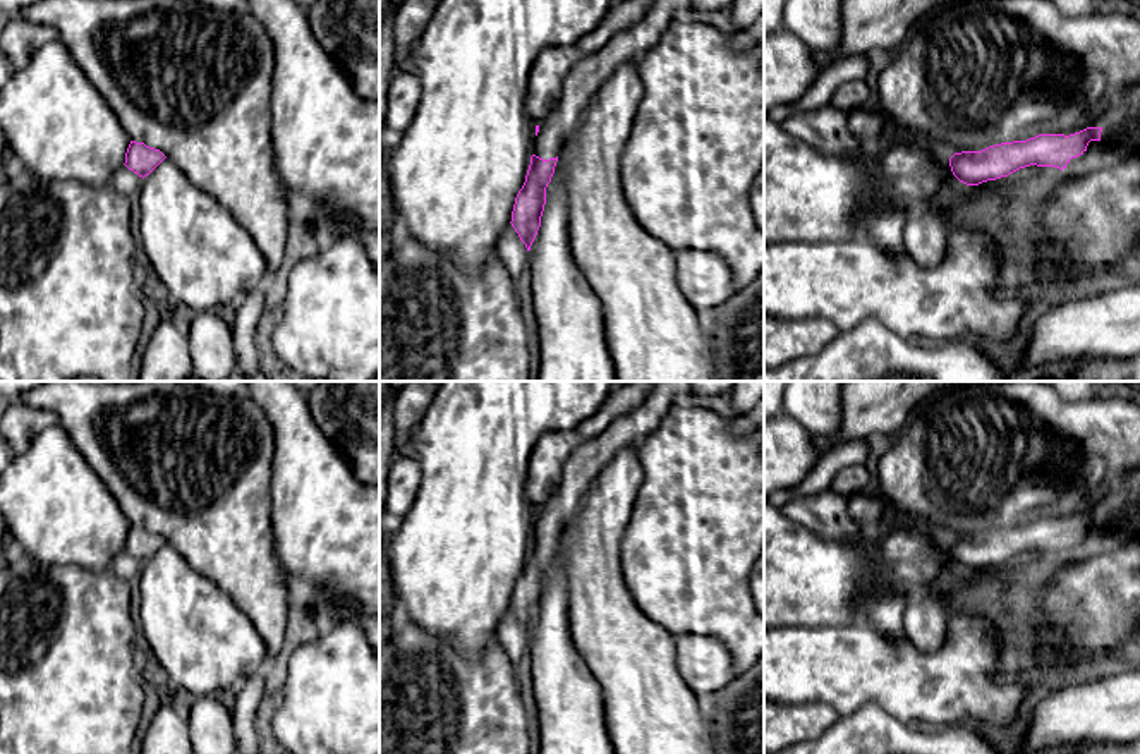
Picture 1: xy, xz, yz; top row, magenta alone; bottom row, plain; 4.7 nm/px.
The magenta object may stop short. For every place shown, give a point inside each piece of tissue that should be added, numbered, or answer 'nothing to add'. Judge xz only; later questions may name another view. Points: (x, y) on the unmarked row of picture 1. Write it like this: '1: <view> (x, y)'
1: xz (586, 461)

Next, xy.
nothing to add

